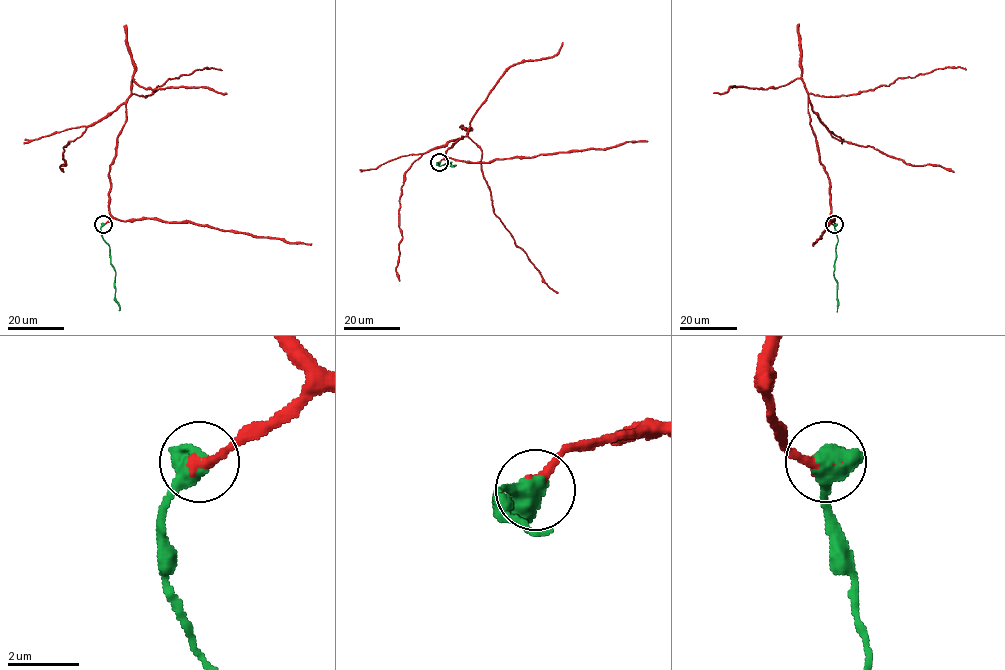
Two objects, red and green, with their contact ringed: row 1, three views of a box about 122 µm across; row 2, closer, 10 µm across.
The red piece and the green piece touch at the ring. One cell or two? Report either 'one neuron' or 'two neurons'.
one neuron

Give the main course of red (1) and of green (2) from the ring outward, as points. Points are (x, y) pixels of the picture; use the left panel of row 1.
1: (103, 224), (112, 218), (109, 167), (126, 102), (151, 95), (169, 78), (222, 70)
2: (103, 224), (101, 236), (109, 246), (115, 277), (115, 300), (120, 310)

